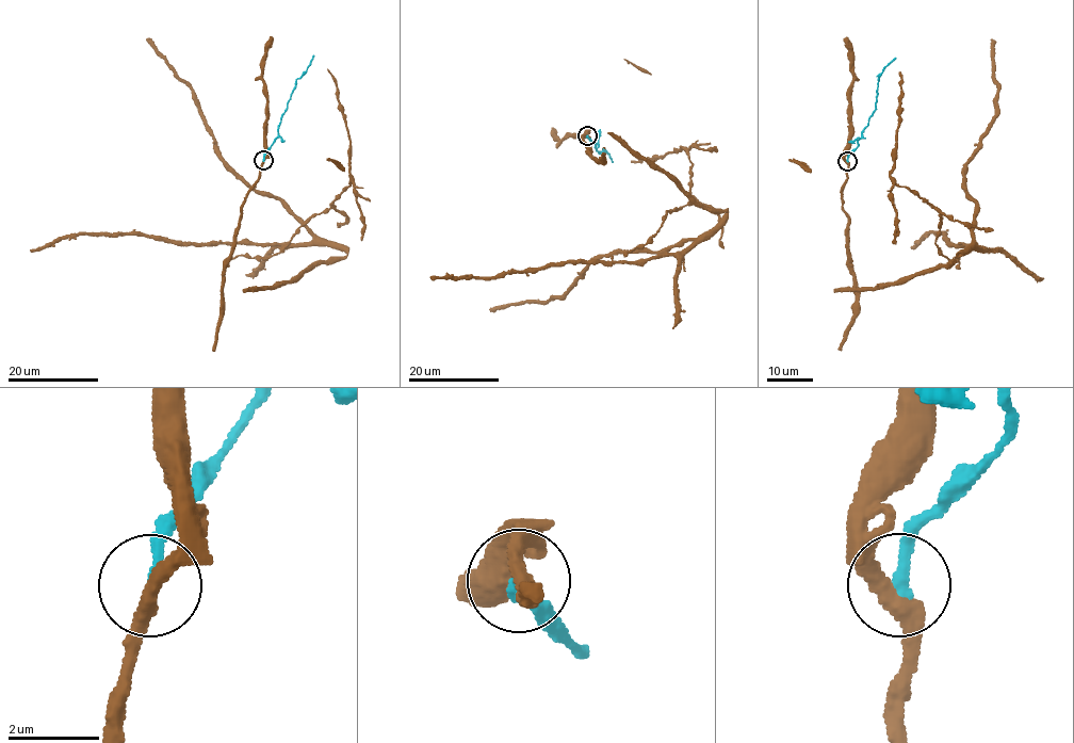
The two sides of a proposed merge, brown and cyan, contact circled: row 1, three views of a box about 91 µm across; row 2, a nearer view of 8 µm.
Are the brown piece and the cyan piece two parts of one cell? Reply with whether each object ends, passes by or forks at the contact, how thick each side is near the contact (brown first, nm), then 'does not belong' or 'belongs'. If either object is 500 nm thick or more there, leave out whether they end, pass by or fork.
brown passes by; cyan ends; calibres 360 and 280 nm; does not belong

